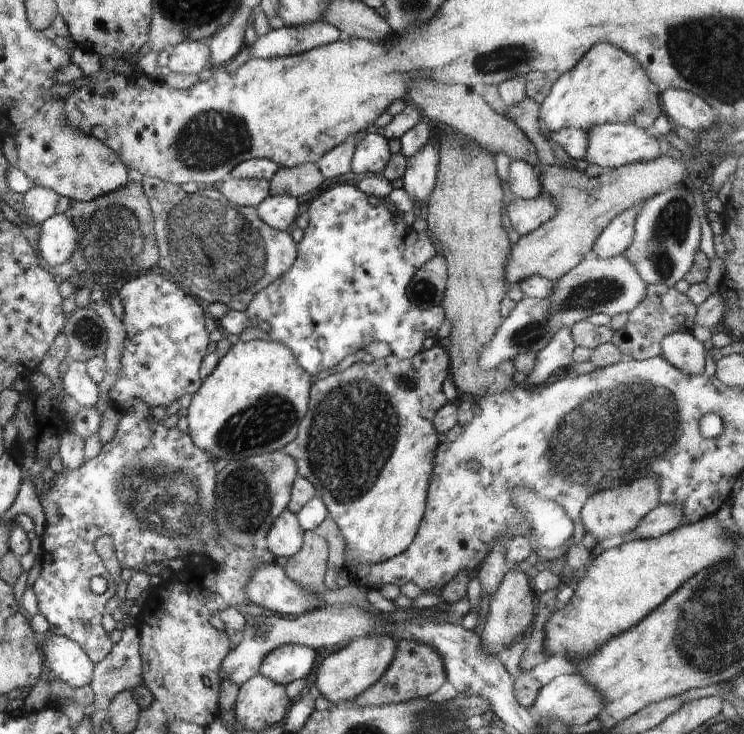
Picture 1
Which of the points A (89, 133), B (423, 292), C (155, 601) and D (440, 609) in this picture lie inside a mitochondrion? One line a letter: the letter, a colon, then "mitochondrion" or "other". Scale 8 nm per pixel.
A: other
B: mitochondrion
C: other
D: other

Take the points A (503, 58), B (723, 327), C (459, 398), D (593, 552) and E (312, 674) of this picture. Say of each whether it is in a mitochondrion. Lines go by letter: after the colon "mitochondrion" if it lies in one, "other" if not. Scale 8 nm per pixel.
A: mitochondrion
B: other
C: other
D: other
E: other

